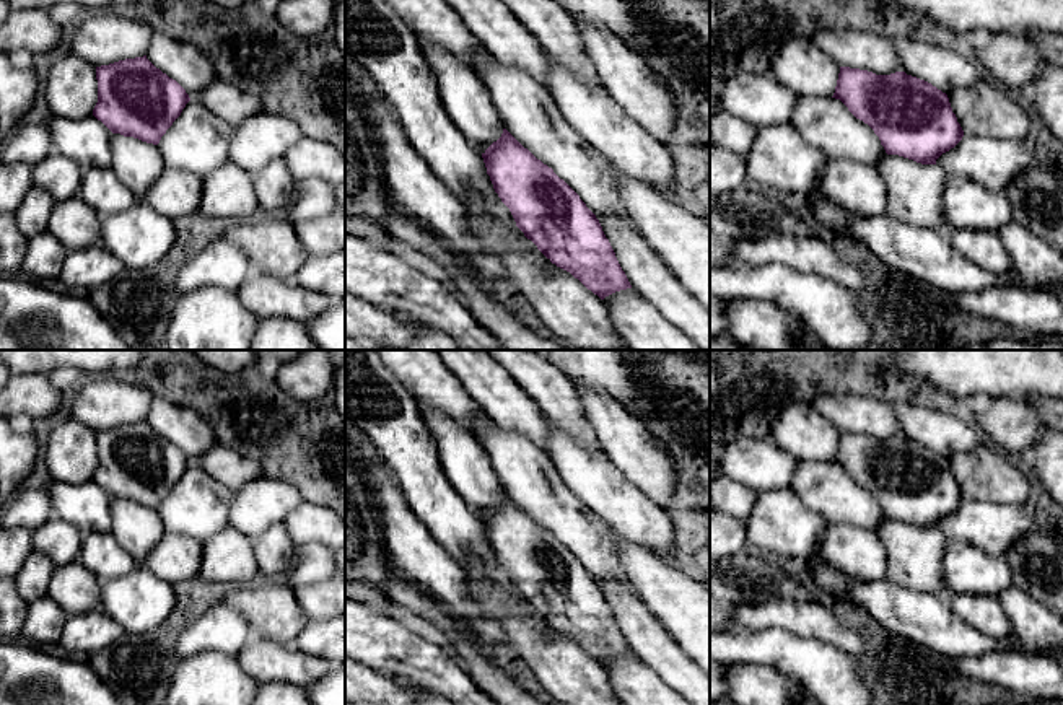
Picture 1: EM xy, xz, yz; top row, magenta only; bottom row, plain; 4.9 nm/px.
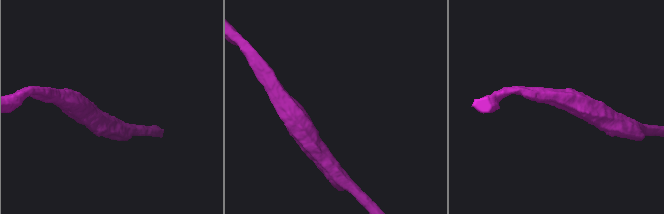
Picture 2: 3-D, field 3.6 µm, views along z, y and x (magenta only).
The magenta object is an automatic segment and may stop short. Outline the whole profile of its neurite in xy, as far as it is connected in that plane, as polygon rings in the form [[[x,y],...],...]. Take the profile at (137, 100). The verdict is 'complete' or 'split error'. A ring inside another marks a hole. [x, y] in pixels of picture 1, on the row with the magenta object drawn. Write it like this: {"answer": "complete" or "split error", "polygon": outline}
{"answer": "complete", "polygon": [[[147,55],[96,67],[93,116],[112,134],[158,145],[190,101],[186,90]]]}

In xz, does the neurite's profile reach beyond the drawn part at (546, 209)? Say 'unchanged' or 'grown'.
unchanged

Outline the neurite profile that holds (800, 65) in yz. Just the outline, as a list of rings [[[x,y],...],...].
[[[786,39],[770,57],[768,75],[803,96],[832,98],[838,73],[838,63],[811,39]]]

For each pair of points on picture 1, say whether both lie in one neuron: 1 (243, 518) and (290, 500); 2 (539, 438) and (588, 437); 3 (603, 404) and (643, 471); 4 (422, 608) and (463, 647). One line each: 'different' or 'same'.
1: same
2: different
3: same
4: same

